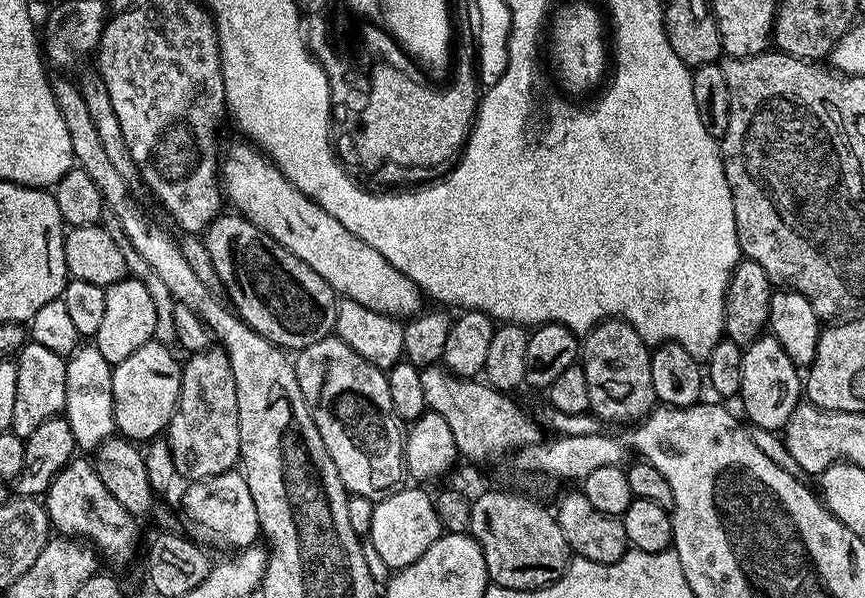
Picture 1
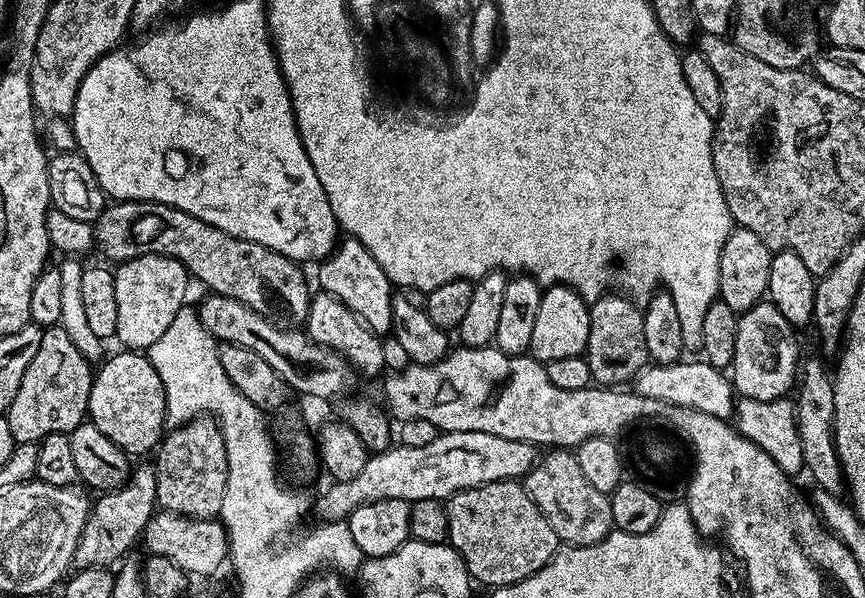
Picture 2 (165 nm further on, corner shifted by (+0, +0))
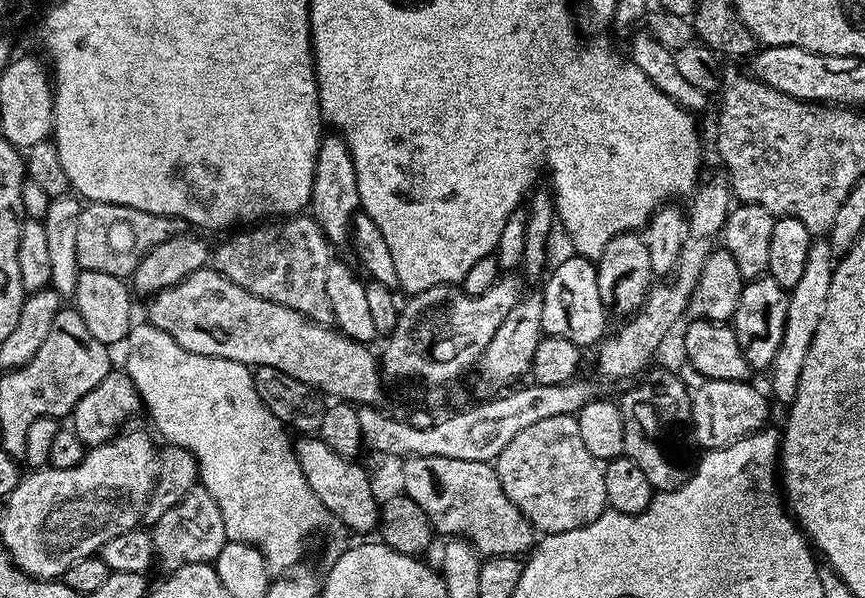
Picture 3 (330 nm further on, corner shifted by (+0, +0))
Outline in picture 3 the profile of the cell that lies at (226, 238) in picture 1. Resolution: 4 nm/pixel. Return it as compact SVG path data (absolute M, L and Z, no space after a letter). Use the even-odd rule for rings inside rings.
M88 202L78 214L78 262L83 270L128 278L154 246L181 235L185 228L184 221L174 216L150 214L121 204Z

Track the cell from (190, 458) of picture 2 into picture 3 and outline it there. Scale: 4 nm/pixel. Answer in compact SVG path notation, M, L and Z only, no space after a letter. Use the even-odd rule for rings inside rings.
M202 486L190 489L178 503L170 506L170 510L166 510L166 514L162 514L162 518L151 525L150 535L155 563L161 564L165 568L163 571L168 574L187 564L212 564L218 558L222 546L229 541L226 526L222 522L222 510L218 510L218 502L214 502L214 498L210 498L210 494Z

